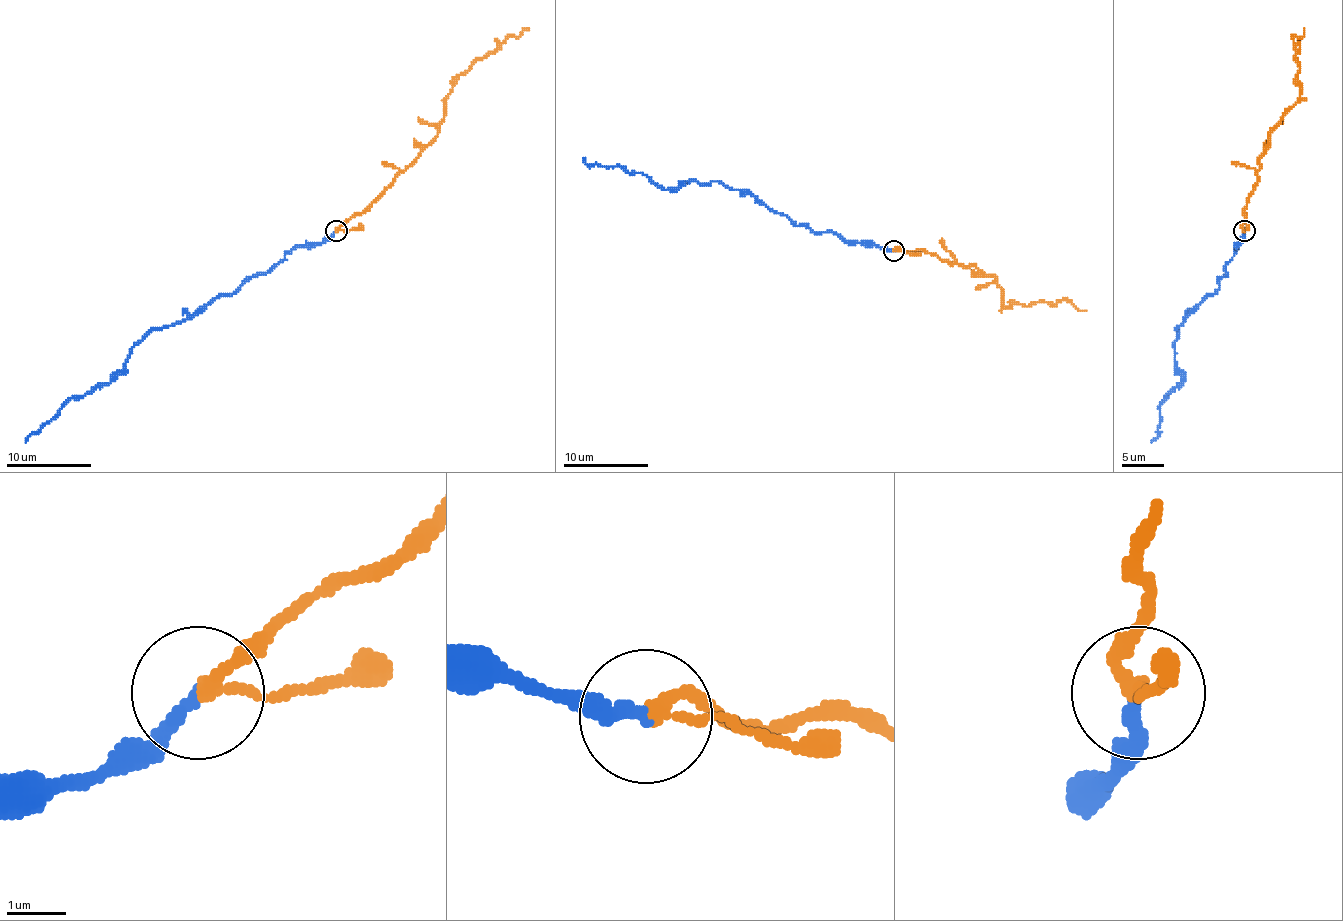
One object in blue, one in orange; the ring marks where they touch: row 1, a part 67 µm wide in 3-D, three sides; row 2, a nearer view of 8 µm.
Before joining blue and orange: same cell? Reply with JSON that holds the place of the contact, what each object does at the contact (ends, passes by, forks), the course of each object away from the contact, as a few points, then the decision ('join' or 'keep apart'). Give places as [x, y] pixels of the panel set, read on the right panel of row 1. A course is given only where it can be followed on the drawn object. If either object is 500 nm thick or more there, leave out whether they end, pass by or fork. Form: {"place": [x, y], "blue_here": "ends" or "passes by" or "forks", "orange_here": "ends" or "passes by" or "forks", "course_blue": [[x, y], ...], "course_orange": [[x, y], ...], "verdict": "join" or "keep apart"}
{"place": [1244, 230], "blue_here": "ends", "orange_here": "passes by", "course_blue": [[1244, 230], [1219, 287], [1174, 327], [1174, 361], [1183, 383], [1159, 406], [1157, 436], [1151, 442]], "course_orange": [[1244, 230], [1244, 206], [1268, 136], [1298, 100], [1300, 64], [1293, 36], [1302, 36], [1304, 28]], "verdict": "keep apart"}

